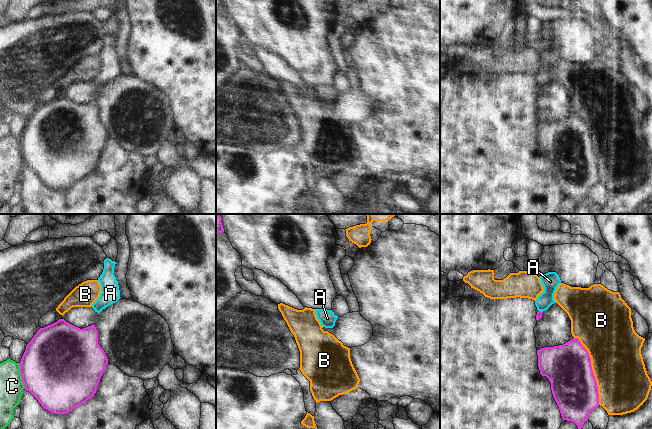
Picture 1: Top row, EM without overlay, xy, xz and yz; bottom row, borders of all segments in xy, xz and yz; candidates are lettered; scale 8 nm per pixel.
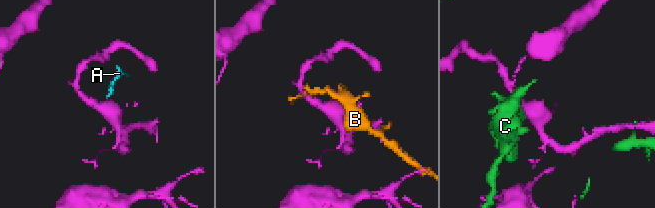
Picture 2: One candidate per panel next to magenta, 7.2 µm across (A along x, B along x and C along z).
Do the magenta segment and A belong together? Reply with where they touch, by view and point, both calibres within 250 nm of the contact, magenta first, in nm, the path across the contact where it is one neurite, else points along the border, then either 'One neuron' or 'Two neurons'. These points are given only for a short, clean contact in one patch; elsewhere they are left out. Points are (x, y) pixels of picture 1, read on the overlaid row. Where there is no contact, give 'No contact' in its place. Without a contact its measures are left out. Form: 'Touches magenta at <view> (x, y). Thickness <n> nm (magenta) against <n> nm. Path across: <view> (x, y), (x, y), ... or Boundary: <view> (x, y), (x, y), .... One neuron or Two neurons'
Touches magenta at yz (540, 311). Thickness 50 nm (magenta) against 140 nm. Path across: yz (539, 314), (540, 311), (548, 295), (550, 282). One neuron.

